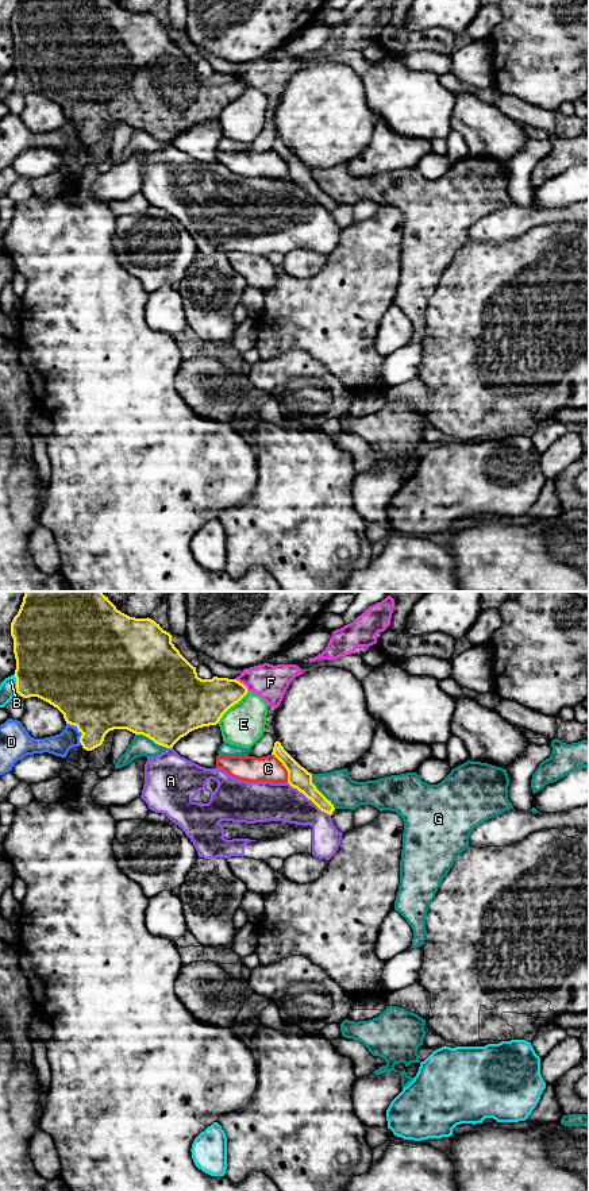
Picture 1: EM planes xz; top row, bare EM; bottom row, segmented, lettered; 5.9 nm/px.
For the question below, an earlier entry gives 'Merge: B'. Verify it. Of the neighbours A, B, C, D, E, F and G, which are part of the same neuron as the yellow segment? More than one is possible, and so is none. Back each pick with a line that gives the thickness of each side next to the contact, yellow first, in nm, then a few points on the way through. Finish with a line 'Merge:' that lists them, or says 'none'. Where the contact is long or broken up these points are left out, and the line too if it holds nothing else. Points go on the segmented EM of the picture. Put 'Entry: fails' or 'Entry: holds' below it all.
Merge: none
Entry: fails

